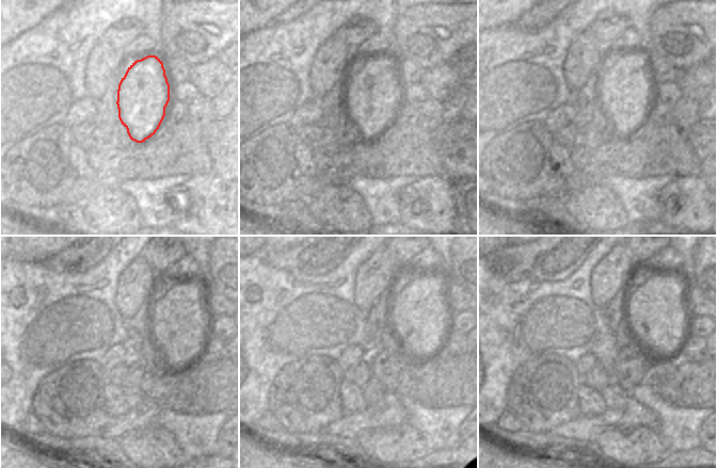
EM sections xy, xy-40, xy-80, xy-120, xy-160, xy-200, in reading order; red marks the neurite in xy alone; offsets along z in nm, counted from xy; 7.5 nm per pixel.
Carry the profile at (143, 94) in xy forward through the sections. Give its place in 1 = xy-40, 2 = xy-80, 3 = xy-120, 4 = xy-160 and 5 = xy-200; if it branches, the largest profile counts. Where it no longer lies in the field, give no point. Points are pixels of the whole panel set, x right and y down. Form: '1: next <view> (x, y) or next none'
1: next xy-40 (380, 98)
2: next xy-80 (623, 96)
3: next xy-120 (173, 320)
4: next xy-160 (418, 313)
5: next xy-200 (656, 313)

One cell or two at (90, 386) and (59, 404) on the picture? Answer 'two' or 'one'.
one

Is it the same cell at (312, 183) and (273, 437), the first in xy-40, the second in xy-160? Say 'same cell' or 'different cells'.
different cells

